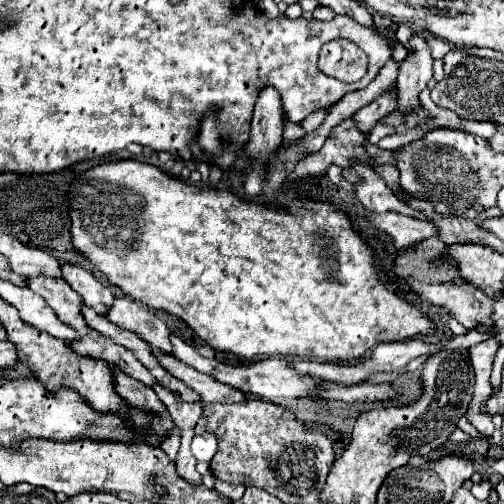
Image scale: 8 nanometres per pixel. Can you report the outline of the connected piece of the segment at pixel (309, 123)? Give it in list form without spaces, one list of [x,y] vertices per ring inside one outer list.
[[[322,108],[316,110],[303,119],[303,123],[301,123],[301,125],[305,127],[306,133],[310,133],[318,129],[328,114],[329,109],[330,108]]]

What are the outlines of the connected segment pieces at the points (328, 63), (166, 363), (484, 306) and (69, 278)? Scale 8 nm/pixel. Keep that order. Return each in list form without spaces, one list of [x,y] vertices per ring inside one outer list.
[[[335,39],[321,47],[319,69],[341,81],[359,81],[367,71],[367,57],[355,43]]]
[[[153,349],[153,355],[173,377],[183,381],[193,391],[197,391],[205,403],[237,403],[237,401],[243,401],[243,393],[239,389],[233,389],[231,385],[225,385],[225,383],[221,383],[209,375],[197,373],[193,367],[185,365],[183,361],[177,361],[177,357],[167,355],[167,353],[157,353],[157,349]]]
[[[409,281],[409,287],[425,301],[445,307],[465,329],[475,325],[493,325],[489,313],[493,311],[493,301],[467,281],[443,281],[441,285],[427,285],[423,281]]]
[[[63,263],[61,273],[63,279],[83,297],[85,305],[93,307],[99,315],[105,315],[107,309],[113,305],[111,289],[105,287],[101,281],[97,281],[89,271],[71,263]]]

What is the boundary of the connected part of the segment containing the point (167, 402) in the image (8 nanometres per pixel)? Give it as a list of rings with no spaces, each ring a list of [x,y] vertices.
[[[153,385],[153,391],[157,393],[157,397],[163,401],[163,405],[167,407],[171,419],[175,425],[179,425],[183,429],[183,437],[181,437],[181,445],[189,445],[191,437],[195,435],[195,423],[199,421],[201,413],[203,413],[203,403],[185,403],[185,401],[177,401],[177,397],[173,397],[173,393],[169,393],[169,389],[165,389],[163,385]]]

